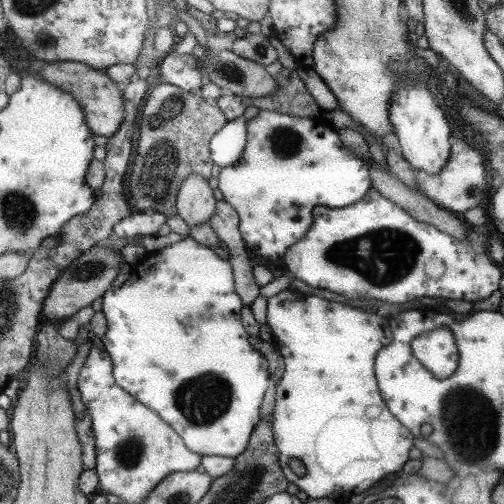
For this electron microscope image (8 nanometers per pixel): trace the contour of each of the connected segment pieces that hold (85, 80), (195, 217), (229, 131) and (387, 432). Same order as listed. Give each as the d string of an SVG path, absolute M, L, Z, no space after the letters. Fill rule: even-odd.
M44 62L40 68L40 76L43 76L48 83L71 93L79 101L87 123L96 136L110 138L119 130L124 117L123 83L120 79L112 78L109 72L104 73L100 69L79 62L68 62L68 64Z
M190 174L180 187L178 196L178 211L190 227L198 223L210 222L218 210L218 201L208 185L208 180L200 174Z
M244 115L227 121L210 142L211 157L215 164L224 169L240 160L247 147L247 122Z
M286 289L268 299L266 328L272 330L274 344L284 352L286 370L277 382L275 417L275 441L280 450L280 460L284 460L284 474L310 498L330 498L346 496L353 500L388 474L400 472L410 458L414 434L387 408L383 396L378 392L374 374L374 358L382 346L392 342L391 329L386 320L372 312L362 312L338 302L330 302L316 295L298 290ZM370 406L382 409L377 418L368 418L366 410ZM300 458L306 466L306 474L296 476L288 460Z

